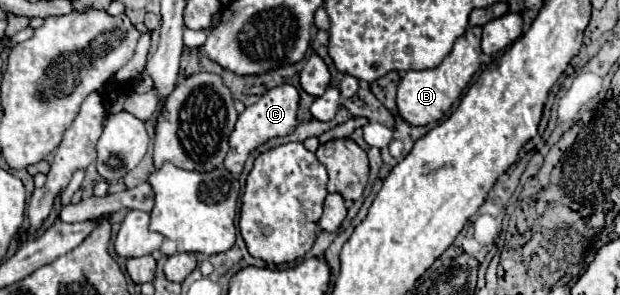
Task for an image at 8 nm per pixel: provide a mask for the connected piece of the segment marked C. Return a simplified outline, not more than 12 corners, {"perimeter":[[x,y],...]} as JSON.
{"perimeter":[[293,85],[267,91],[239,115],[225,169],[239,177],[253,149],[297,125]]}

